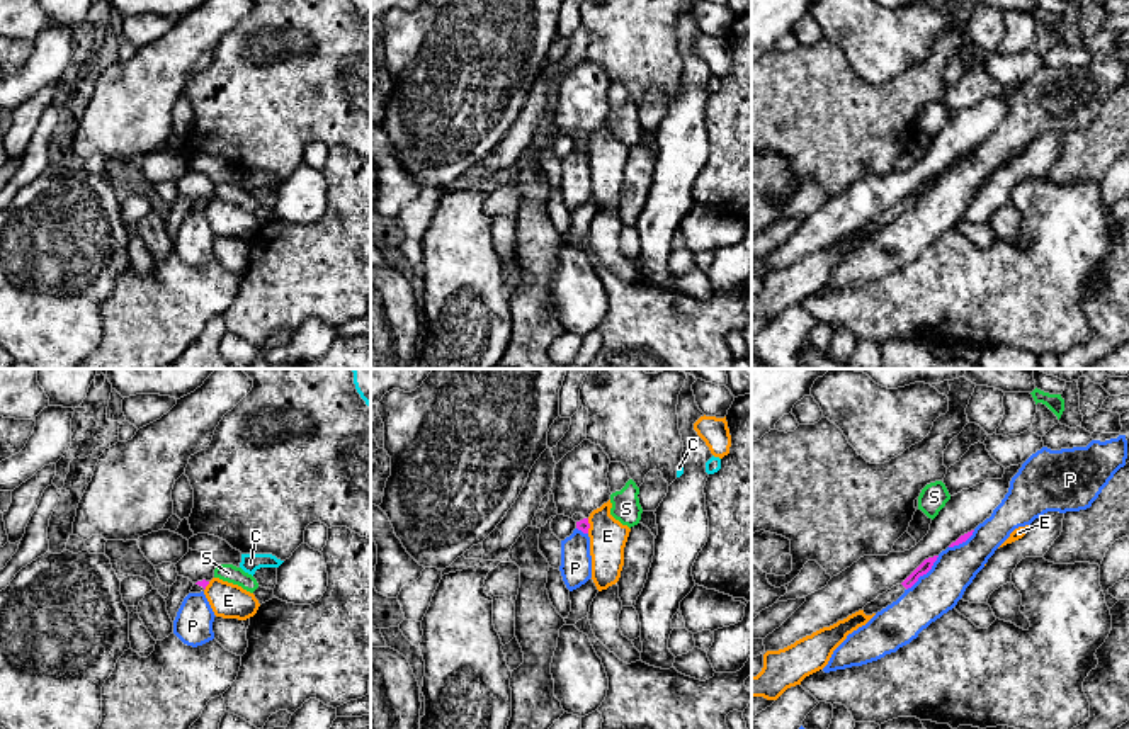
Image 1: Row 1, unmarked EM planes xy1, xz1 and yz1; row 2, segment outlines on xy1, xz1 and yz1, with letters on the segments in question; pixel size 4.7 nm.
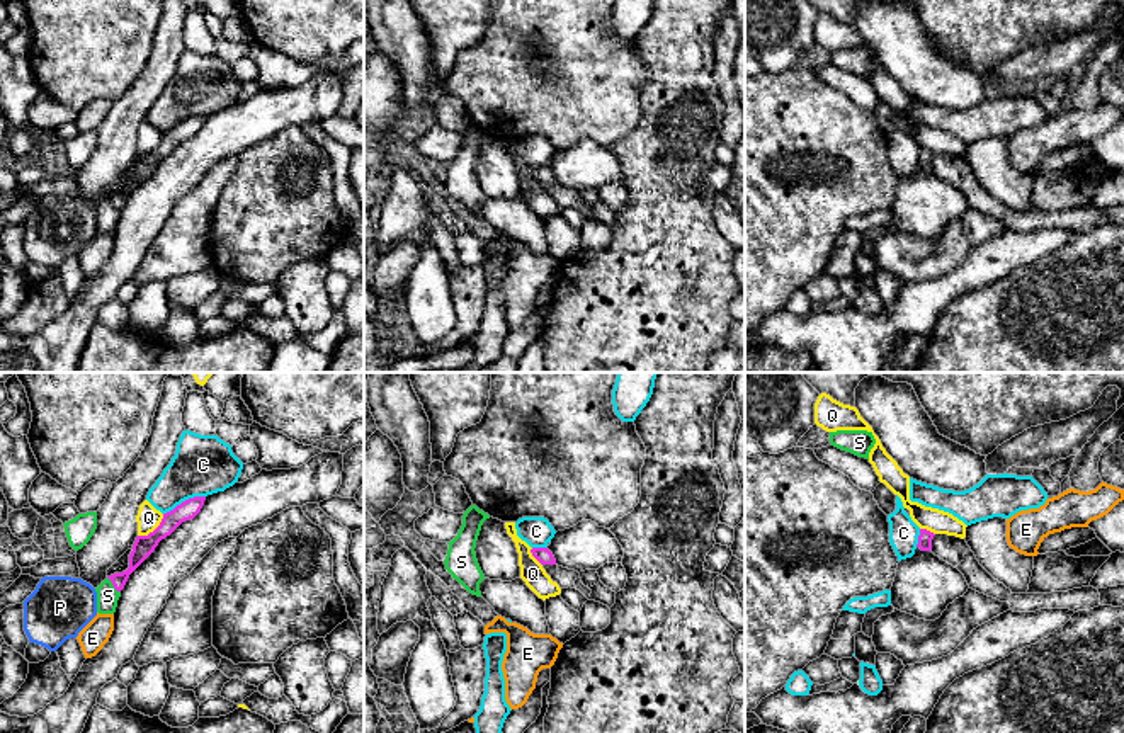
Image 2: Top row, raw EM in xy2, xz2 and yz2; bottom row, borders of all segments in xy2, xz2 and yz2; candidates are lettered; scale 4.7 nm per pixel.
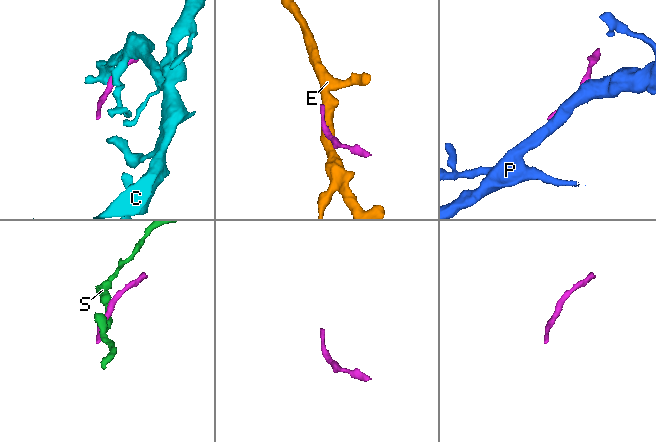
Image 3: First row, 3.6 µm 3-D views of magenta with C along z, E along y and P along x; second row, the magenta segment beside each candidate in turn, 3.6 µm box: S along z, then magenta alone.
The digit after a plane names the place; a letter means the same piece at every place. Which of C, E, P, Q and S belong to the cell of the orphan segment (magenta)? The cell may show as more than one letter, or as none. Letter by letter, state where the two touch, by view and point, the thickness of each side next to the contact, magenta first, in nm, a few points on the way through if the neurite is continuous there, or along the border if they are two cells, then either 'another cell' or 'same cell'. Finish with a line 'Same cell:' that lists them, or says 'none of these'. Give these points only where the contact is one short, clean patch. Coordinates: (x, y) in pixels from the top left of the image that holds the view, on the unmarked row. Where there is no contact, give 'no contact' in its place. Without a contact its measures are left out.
C: contact xy2 (186, 119); calibres 90 and 280 nm; another cell
E: contact xz1 (589, 145); calibres 60 and 180 nm; another cell
P: contact yz1 (924, 192); calibres 60 and 200 nm; another cell
Q: contact xy2 (155, 148); calibres 100 and 110 nm; border xy2 (164, 133), (152, 150), (138, 155); another cell
S: contact xy2 (113, 203); calibres 100 and 100 nm; another cell
Same cell: none of these

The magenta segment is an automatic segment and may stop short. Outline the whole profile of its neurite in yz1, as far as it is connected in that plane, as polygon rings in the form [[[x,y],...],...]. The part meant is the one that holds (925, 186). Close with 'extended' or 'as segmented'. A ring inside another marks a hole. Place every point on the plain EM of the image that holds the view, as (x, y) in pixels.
[[[939,175],[925,178],[901,204],[893,206],[886,212],[879,214],[874,221],[867,223],[862,229],[865,235],[872,235],[896,221],[908,207],[911,207],[920,195],[927,194]]]; extended

